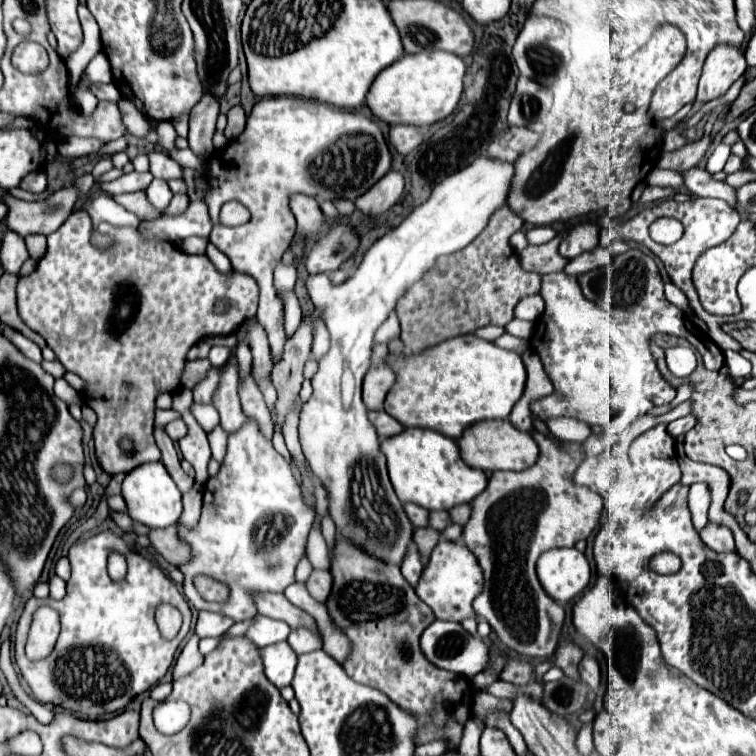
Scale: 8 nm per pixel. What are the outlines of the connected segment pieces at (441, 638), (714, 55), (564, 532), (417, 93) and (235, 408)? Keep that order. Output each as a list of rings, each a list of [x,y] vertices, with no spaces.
[[[435,620],[433,624],[427,626],[427,630],[421,636],[421,650],[427,656],[429,662],[443,670],[451,670],[463,678],[473,678],[475,674],[483,672],[489,664],[489,648],[487,644],[469,632],[459,622],[445,622],[445,620]]]
[[[727,44],[715,46],[709,52],[703,66],[697,100],[711,102],[715,98],[721,98],[745,70],[747,70],[747,62],[739,48]]]
[[[533,430],[531,436],[535,438],[541,450],[537,464],[521,472],[493,472],[487,488],[475,500],[471,500],[471,518],[463,528],[463,544],[471,548],[471,552],[477,556],[477,562],[485,578],[483,592],[473,602],[477,616],[483,616],[491,624],[491,628],[497,632],[505,646],[531,658],[547,658],[557,648],[565,612],[543,590],[535,574],[535,562],[541,556],[541,552],[549,548],[575,546],[575,542],[587,540],[601,520],[603,498],[597,492],[591,492],[583,486],[575,486],[571,482],[573,472],[583,460],[579,444],[563,442],[563,448],[557,448],[553,440],[549,440],[537,430]]]
[[[431,50],[419,54],[405,54],[391,68],[385,68],[371,84],[367,94],[371,112],[387,124],[413,124],[429,126],[447,118],[459,104],[463,92],[465,62],[445,50]]]
[[[225,364],[221,384],[219,384],[215,398],[213,398],[213,406],[221,414],[221,428],[227,434],[237,432],[249,420],[241,412],[241,404],[239,404],[239,396],[237,396],[237,380],[239,380],[237,368],[231,364]]]

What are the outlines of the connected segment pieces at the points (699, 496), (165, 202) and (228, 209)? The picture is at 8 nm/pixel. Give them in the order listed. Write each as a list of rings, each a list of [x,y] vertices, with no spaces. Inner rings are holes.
[[[697,482],[689,488],[689,510],[697,532],[701,532],[703,526],[707,526],[707,508],[709,508],[709,488],[707,484]]]
[[[153,180],[153,182],[149,184],[149,188],[145,190],[145,194],[147,194],[149,202],[153,204],[153,208],[155,208],[159,214],[163,214],[163,212],[167,210],[167,206],[169,206],[169,202],[171,202],[171,198],[173,198],[173,192],[169,190],[169,186],[167,186],[165,180]]]
[[[238,202],[225,203],[220,211],[220,222],[227,226],[237,226],[250,219],[249,211]]]

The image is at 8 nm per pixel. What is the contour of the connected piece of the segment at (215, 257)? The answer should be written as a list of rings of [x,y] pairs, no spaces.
[[[207,244],[207,256],[209,256],[209,260],[215,264],[217,270],[221,270],[221,272],[231,272],[231,264],[229,264],[227,256],[221,254],[219,250],[215,250],[213,244]]]

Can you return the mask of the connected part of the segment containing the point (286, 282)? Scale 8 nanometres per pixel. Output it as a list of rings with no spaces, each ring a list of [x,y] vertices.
[[[283,260],[277,262],[275,266],[275,288],[277,288],[277,294],[281,296],[283,290],[293,290],[295,286],[295,266],[293,264],[285,264]]]

